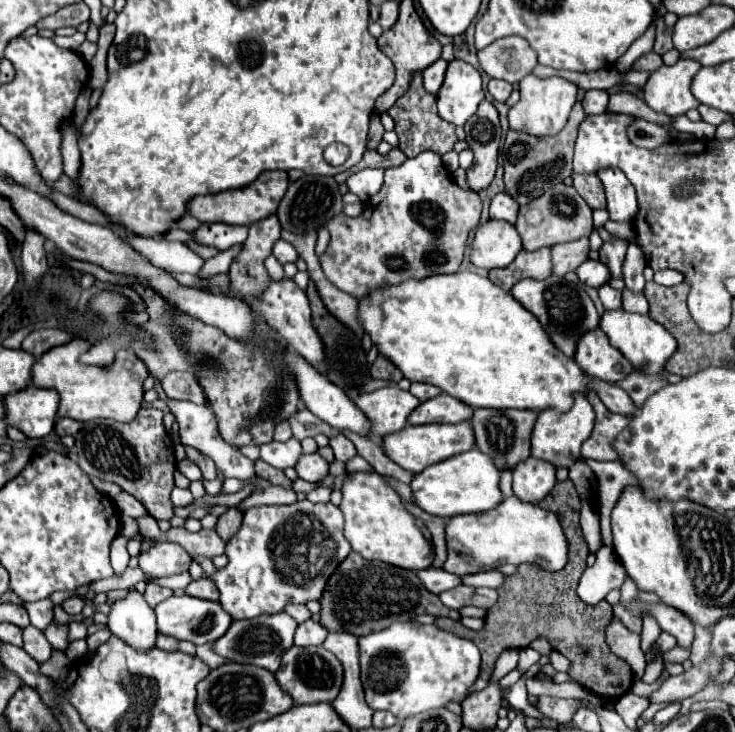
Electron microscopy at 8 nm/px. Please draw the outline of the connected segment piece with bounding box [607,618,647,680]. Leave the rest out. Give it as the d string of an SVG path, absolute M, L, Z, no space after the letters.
M613 618L613 624L607 626L607 644L611 652L615 652L617 656L621 656L631 664L633 678L641 680L647 666L645 654L641 650L641 636L627 630L617 618Z

